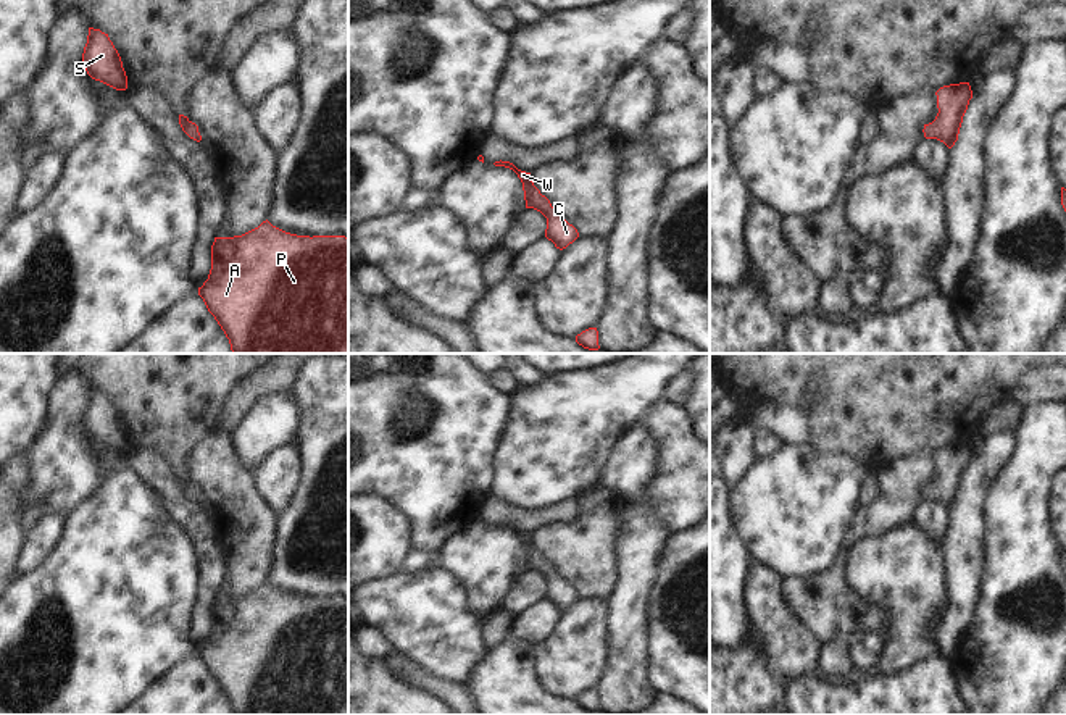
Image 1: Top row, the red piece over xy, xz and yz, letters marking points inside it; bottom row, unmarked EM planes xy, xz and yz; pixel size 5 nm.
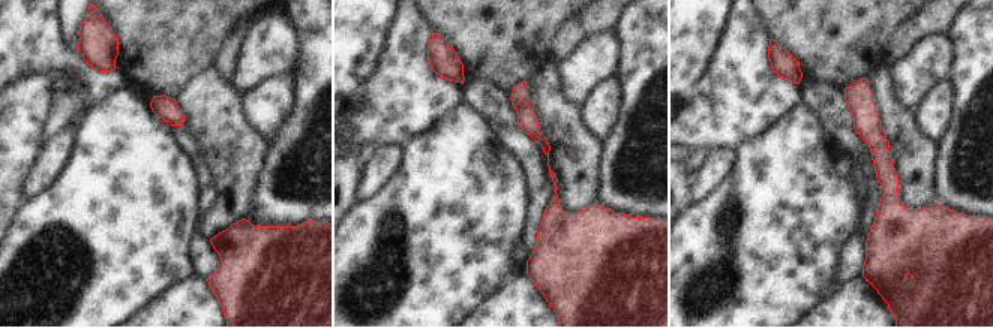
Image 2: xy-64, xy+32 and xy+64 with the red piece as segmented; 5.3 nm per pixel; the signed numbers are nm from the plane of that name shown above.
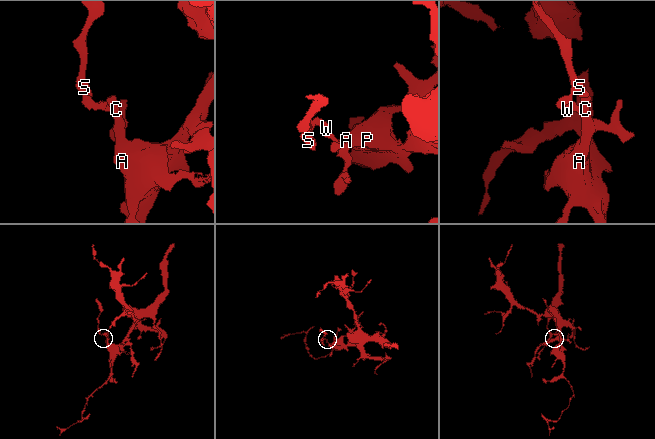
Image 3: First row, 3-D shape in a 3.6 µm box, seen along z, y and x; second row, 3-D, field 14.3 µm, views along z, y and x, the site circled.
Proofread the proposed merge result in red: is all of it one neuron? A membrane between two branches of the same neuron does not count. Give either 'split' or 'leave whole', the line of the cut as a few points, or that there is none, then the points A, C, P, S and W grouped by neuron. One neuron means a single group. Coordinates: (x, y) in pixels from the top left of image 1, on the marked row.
leave whole; cut none; groups A C P S W

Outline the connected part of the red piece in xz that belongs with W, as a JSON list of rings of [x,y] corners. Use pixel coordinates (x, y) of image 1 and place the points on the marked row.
[[[500,160],[493,165],[510,168],[518,174],[523,182],[526,208],[534,208],[547,218],[545,237],[552,240],[556,249],[563,250],[579,237],[577,229],[561,218],[550,200],[534,186],[531,173],[518,169],[510,161]]]

